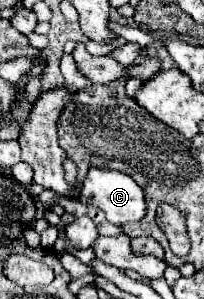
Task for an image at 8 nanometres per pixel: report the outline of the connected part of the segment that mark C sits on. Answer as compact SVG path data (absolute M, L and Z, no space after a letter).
M90 168L84 184L82 184L82 194L80 202L88 206L100 208L110 224L124 226L128 222L138 222L146 216L146 200L142 188L128 176L116 170L102 170L102 168Z

